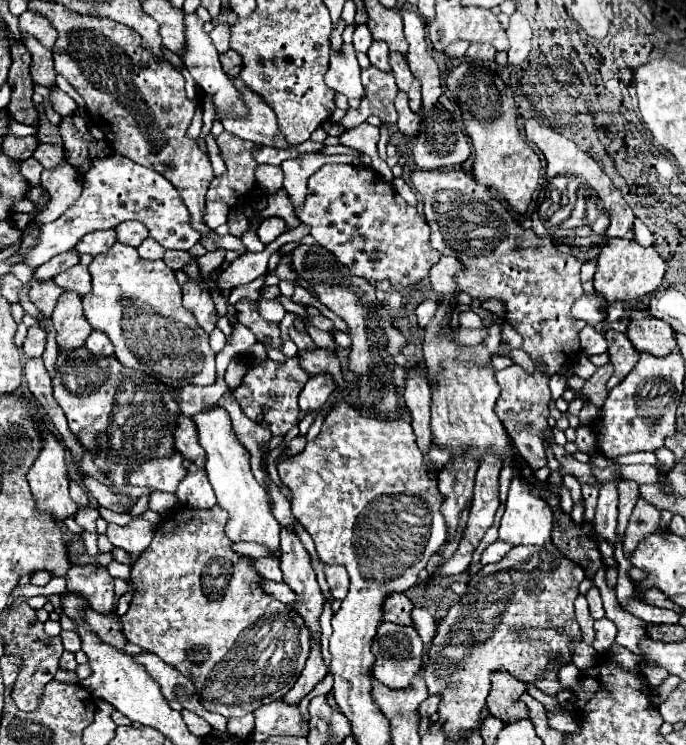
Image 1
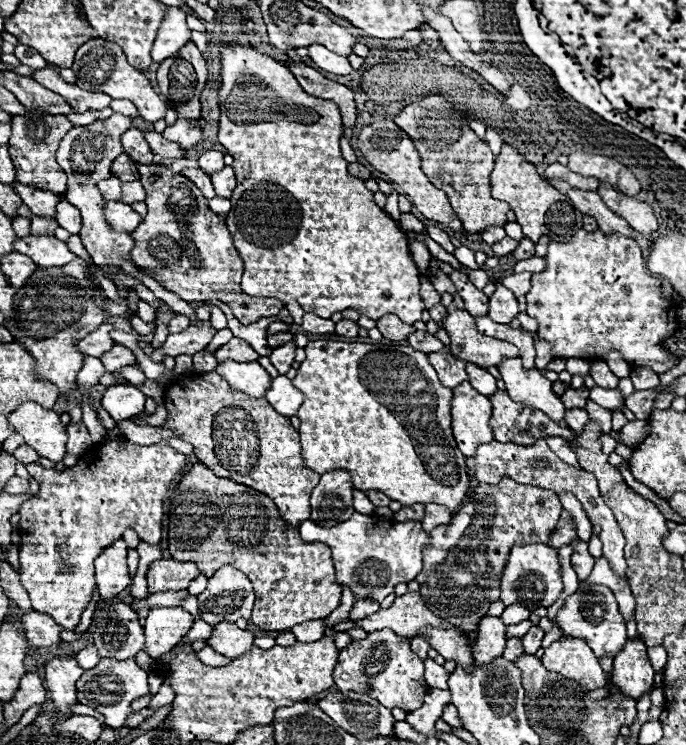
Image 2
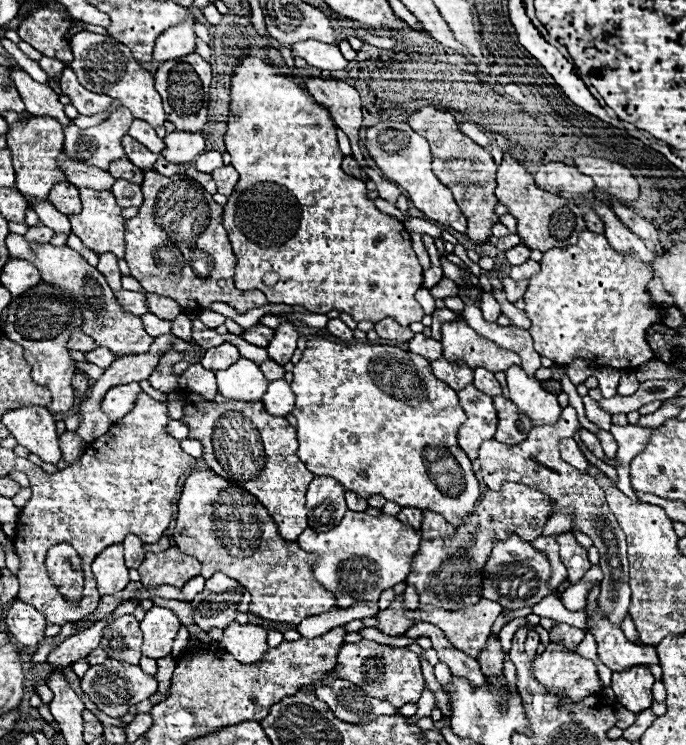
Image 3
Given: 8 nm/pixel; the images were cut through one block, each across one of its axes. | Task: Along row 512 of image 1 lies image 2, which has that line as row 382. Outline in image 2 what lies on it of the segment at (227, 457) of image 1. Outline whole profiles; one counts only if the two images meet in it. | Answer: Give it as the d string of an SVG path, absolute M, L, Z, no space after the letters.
M224 360L216 366L216 372L228 380L232 390L244 392L252 398L262 398L272 384L272 376L258 362Z

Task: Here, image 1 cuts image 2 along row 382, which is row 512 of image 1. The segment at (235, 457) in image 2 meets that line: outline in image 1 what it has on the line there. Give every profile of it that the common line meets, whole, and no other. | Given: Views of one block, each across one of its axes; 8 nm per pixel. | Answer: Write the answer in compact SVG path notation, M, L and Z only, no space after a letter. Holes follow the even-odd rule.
M218 504L210 510L194 510L188 506L170 510L158 524L160 528L156 528L150 546L132 566L130 580L134 582L134 598L120 620L132 644L158 654L166 664L188 676L198 692L206 688L202 700L210 712L236 718L254 712L262 704L284 698L306 666L312 636L292 606L272 604L274 598L262 590L262 576L250 558L232 550L234 542L224 532L226 522L228 512ZM196 646L202 646L202 662L194 662Z

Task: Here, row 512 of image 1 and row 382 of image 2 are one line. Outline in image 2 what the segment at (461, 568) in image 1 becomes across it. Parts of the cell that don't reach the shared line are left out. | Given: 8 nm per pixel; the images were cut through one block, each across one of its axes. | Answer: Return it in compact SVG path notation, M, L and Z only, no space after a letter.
M466 364L466 372L472 388L476 388L480 394L490 396L496 392L496 378L488 374L484 368L476 368L476 364Z

